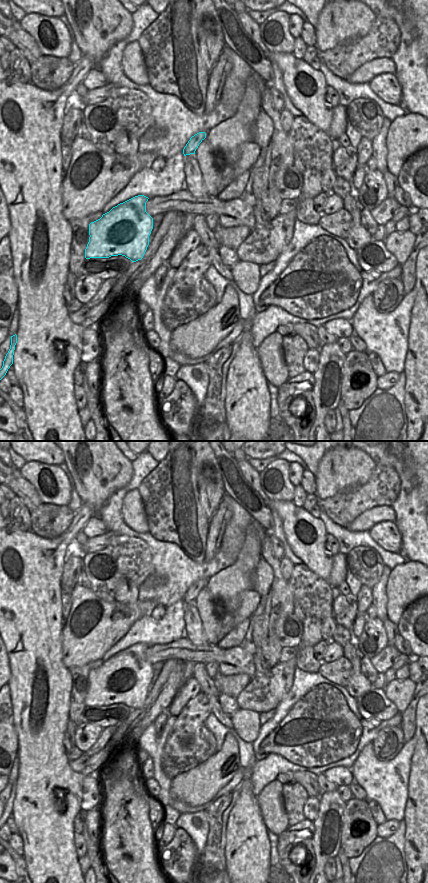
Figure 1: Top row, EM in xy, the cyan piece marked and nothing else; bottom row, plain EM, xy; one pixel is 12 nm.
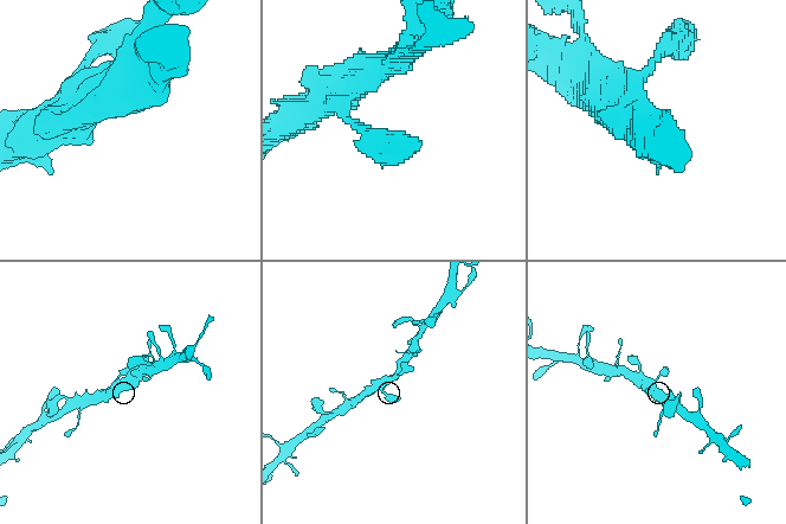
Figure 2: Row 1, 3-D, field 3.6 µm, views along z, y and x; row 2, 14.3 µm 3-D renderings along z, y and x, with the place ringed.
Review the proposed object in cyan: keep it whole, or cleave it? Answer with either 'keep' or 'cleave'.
keep

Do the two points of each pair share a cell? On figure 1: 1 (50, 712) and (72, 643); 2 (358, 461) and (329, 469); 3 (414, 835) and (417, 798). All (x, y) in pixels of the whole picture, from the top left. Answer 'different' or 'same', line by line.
1: different
2: same
3: same

